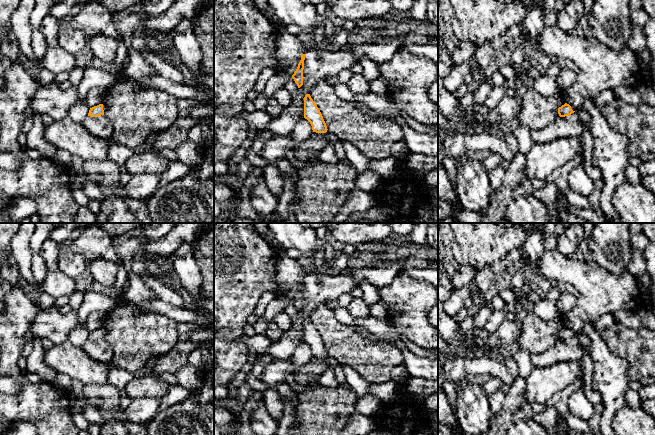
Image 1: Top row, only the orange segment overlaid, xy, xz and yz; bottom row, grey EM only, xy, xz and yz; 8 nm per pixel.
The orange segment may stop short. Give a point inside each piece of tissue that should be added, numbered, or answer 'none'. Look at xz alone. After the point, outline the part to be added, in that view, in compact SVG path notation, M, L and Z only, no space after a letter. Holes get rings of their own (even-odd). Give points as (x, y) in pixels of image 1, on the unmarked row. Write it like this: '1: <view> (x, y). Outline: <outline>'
1: xz (333, 363). Outline: M327 354L326 356L327 362L329 363L329 365L331 366L331 368L343 368L345 365L340 364L336 359L334 359L333 357L331 357L329 354Z

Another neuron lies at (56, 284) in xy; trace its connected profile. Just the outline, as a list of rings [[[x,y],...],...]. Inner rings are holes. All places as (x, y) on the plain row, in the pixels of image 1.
[[[60,270],[47,271],[40,290],[55,299],[61,296],[70,297],[77,291],[75,280],[65,275]]]

